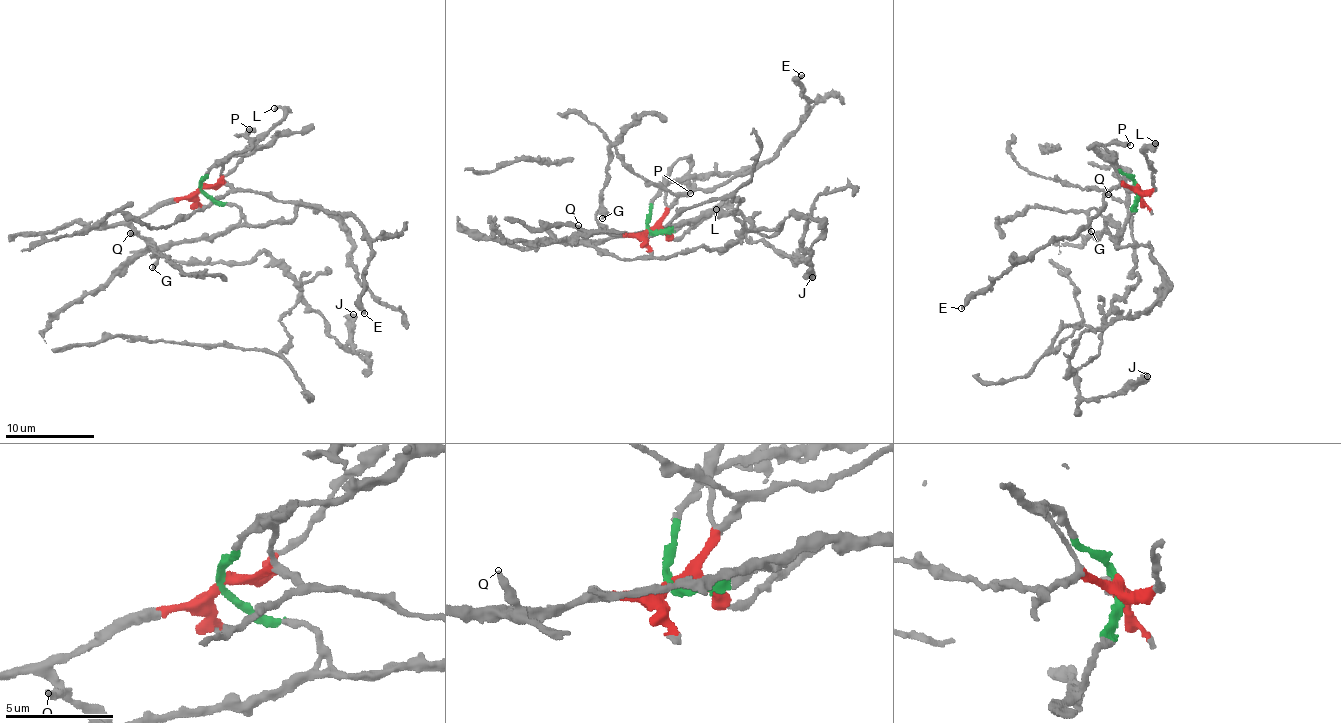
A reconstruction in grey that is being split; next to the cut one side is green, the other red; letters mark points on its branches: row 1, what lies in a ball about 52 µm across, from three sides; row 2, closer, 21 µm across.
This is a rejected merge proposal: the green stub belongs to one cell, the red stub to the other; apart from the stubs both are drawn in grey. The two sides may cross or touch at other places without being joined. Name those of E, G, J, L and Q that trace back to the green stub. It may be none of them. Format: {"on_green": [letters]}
{"on_green": ["G"]}

